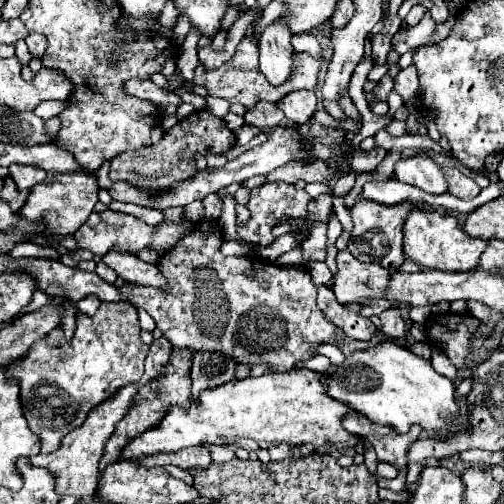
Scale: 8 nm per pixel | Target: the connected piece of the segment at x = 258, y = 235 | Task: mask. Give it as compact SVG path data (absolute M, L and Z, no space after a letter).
M267 182L259 188L251 190L251 198L247 202L247 208L251 212L251 218L247 222L247 226L239 226L237 228L237 236L245 242L251 244L261 244L261 246L269 246L275 236L273 236L273 228L281 222L287 220L297 220L297 218L305 218L307 214L307 204L311 202L311 196L305 190L295 188L293 184L285 184L285 182Z

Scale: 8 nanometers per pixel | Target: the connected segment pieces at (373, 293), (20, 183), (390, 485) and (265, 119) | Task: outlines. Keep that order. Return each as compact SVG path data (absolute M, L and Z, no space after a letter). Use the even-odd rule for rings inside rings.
M348 249L337 254L337 272L333 274L333 292L339 304L379 300L389 270L377 263L362 263Z
M11 164L9 166L9 176L13 178L13 182L17 184L17 188L33 188L35 184L39 184L41 180L45 180L45 170L37 168L37 166L25 166L25 164Z
M401 470L401 472L399 472L399 475L395 479L379 480L378 486L380 488L387 488L387 489L394 490L394 491L401 491L405 489L405 483L406 483L406 472L405 470Z
M257 102L245 114L245 122L251 126L257 126L259 130L275 128L277 124L283 124L283 120L285 120L285 114L273 102Z

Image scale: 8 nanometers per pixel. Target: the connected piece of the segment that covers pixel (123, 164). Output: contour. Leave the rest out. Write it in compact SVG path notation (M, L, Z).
M195 110L191 116L187 116L185 120L179 120L173 128L169 128L157 144L115 156L111 162L109 178L113 182L127 182L147 192L171 190L181 180L189 180L193 178L193 174L197 174L197 166L195 166L197 156L225 154L227 150L233 148L233 142L235 142L235 136L227 128L225 120L217 118L209 110Z

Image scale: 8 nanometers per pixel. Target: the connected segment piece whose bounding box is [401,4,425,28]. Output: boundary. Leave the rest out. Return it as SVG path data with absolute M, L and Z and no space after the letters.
M415 4L413 8L411 8L411 12L407 14L407 18L401 22L401 28L407 28L407 26L415 26L421 18L423 18L423 14L425 14L425 6L421 6L421 4Z

